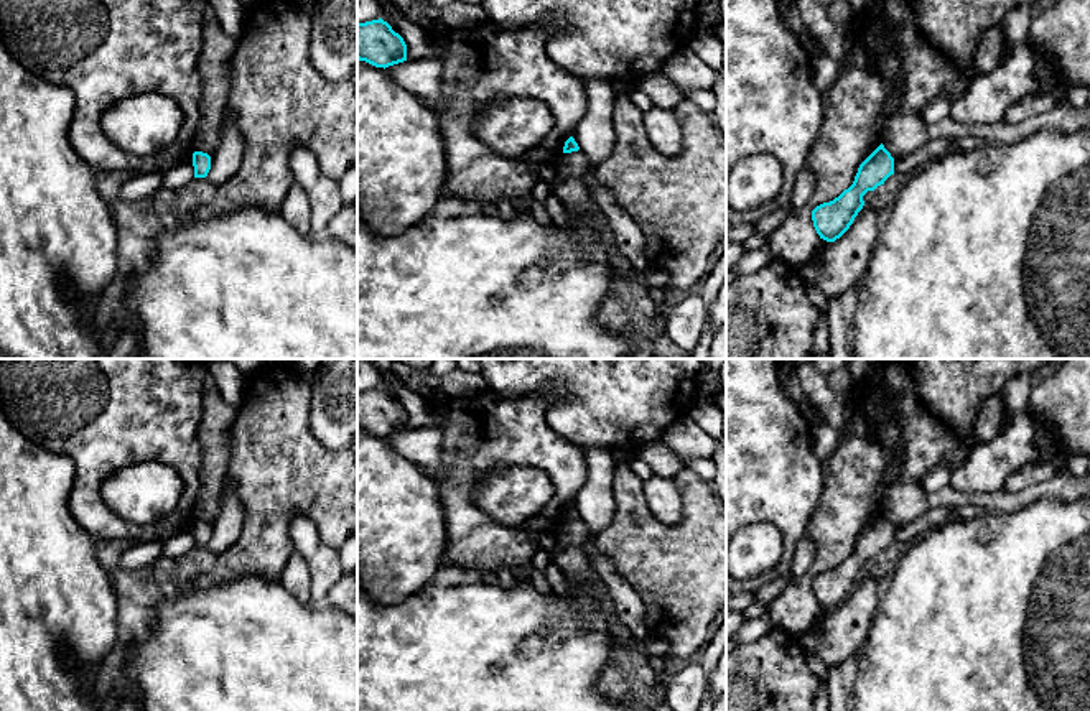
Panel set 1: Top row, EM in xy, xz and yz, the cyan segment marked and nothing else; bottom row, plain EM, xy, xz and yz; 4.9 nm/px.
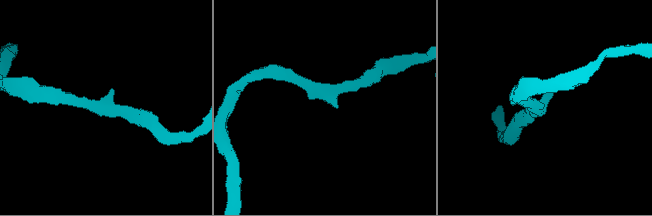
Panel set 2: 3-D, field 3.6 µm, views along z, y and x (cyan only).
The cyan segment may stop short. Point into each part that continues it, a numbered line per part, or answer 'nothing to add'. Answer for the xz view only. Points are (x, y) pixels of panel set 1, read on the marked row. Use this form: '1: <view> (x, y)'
nothing to add

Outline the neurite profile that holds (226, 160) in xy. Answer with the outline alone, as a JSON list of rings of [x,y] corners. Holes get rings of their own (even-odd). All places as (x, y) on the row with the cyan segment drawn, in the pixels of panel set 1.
[[[226,105],[224,123],[221,128],[219,143],[211,155],[211,170],[207,181],[216,188],[232,178],[240,165],[244,155],[244,138],[235,125],[235,115],[229,105]]]

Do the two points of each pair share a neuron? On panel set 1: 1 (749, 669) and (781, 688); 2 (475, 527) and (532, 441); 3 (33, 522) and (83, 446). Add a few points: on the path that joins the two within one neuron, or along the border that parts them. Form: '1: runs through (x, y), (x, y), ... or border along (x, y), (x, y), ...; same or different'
1: runs through (758, 677), (773, 688); same
2: runs through (461, 497), (461, 481), (503, 441); same
3: border along (38, 445), (73, 460), (69, 497); different

